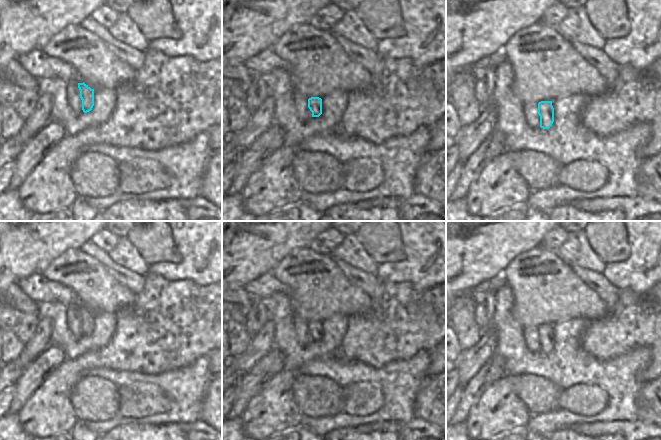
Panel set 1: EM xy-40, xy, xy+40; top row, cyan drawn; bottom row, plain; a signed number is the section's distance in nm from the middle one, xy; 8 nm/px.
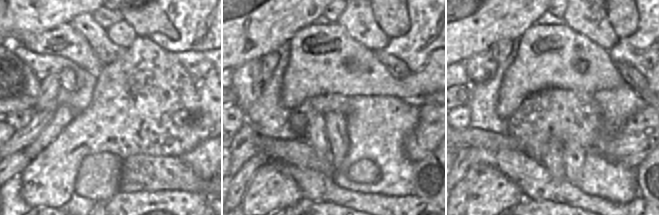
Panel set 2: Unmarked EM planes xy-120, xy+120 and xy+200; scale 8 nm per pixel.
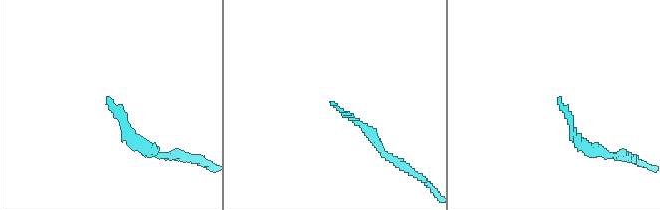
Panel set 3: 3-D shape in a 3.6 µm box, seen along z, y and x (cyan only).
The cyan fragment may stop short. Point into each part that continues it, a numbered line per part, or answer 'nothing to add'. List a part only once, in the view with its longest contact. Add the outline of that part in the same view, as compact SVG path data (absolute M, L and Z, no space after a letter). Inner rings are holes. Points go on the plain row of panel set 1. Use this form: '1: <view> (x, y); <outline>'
nothing to add

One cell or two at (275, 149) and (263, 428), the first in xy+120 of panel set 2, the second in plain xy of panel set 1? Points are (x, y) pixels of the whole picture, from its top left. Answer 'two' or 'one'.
two

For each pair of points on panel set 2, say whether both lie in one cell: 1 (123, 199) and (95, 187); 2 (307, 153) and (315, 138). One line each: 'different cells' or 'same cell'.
1: different cells
2: different cells

